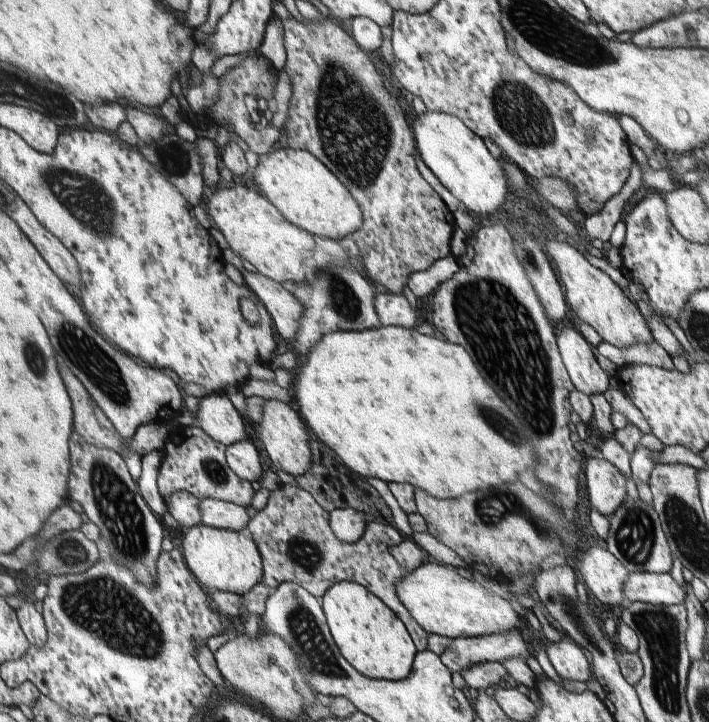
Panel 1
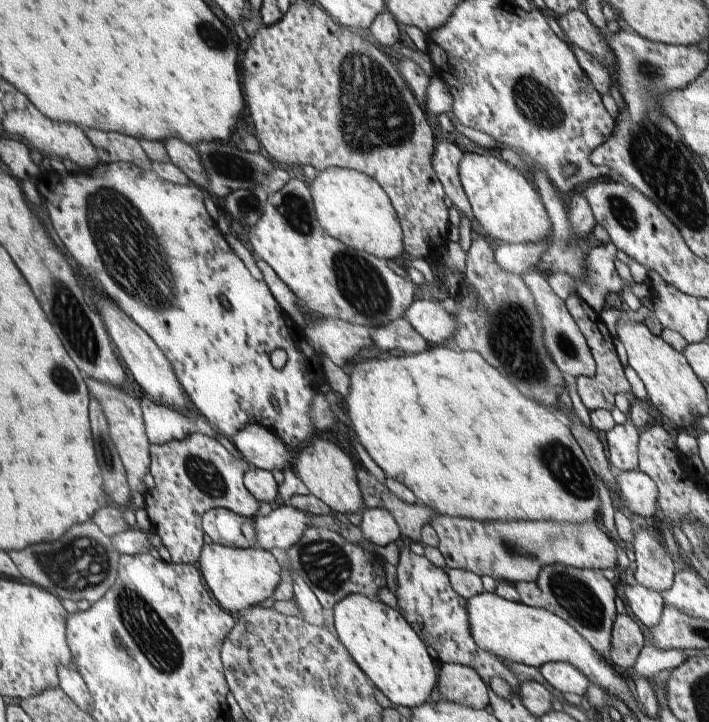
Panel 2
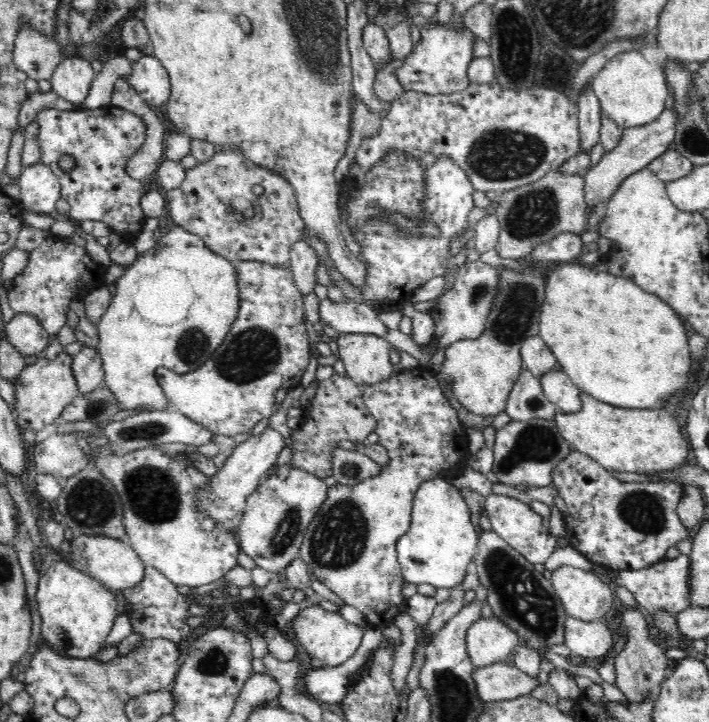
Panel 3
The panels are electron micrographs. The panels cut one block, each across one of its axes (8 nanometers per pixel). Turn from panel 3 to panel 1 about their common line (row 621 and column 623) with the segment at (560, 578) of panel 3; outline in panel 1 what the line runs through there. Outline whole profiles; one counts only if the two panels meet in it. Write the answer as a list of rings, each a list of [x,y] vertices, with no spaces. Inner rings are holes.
[[[631,572],[622,586],[627,604],[634,601],[652,605],[684,603],[686,594],[670,573]]]

